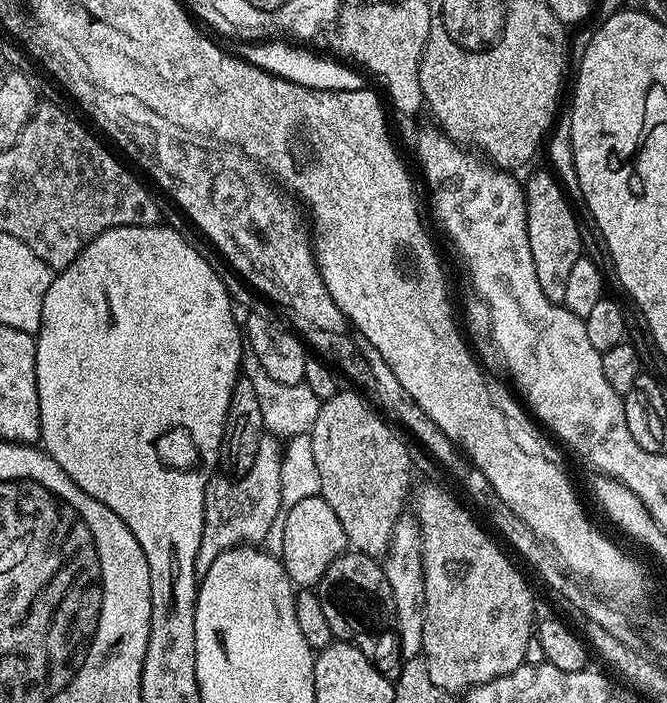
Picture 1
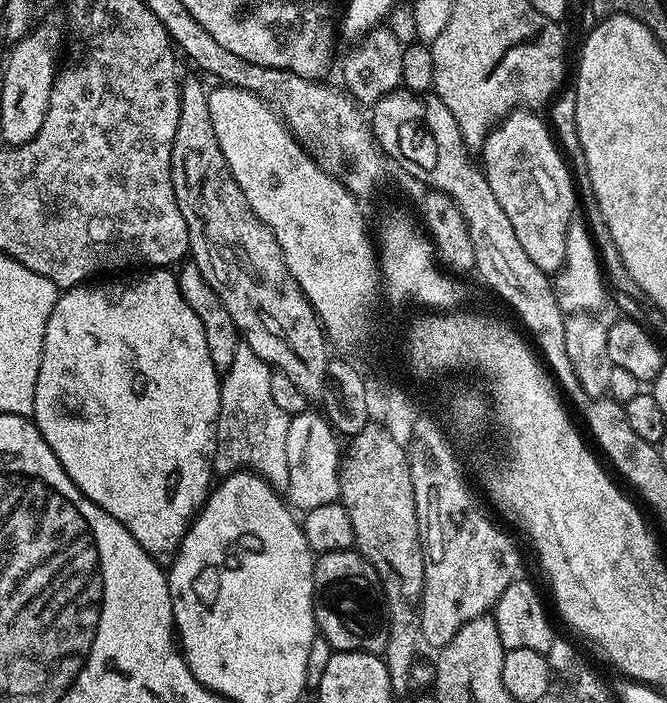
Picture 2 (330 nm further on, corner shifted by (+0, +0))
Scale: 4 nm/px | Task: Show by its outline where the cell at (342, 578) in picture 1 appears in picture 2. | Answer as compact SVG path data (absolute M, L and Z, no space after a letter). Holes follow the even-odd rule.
M355 550L346 552L321 552L315 557L312 566L312 609L316 615L319 635L330 642L333 650L338 652L370 652L383 654L388 637L388 614L384 602L384 591L380 585L374 566L365 556Z

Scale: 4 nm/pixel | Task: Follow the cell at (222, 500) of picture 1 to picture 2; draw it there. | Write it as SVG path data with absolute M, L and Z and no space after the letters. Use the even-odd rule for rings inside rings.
M241 342L234 353L230 370L223 373L220 386L220 413L216 423L216 452L212 455L212 471L223 478L231 472L256 472L270 487L287 489L290 469L286 463L286 430L289 417L274 403L270 394L273 369L258 358L250 346Z

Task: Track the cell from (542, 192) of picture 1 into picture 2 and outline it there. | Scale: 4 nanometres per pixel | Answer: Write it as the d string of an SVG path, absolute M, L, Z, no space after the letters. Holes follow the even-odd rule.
M517 110L504 117L484 140L484 147L479 149L478 156L484 159L482 171L494 198L498 198L498 206L510 218L510 226L514 226L514 234L522 250L526 250L530 262L538 266L538 270L555 274L566 258L566 238L568 225L573 222L572 211L578 208L578 193L574 187L572 173L564 153L558 147L554 133L547 123L539 120L532 110Z

